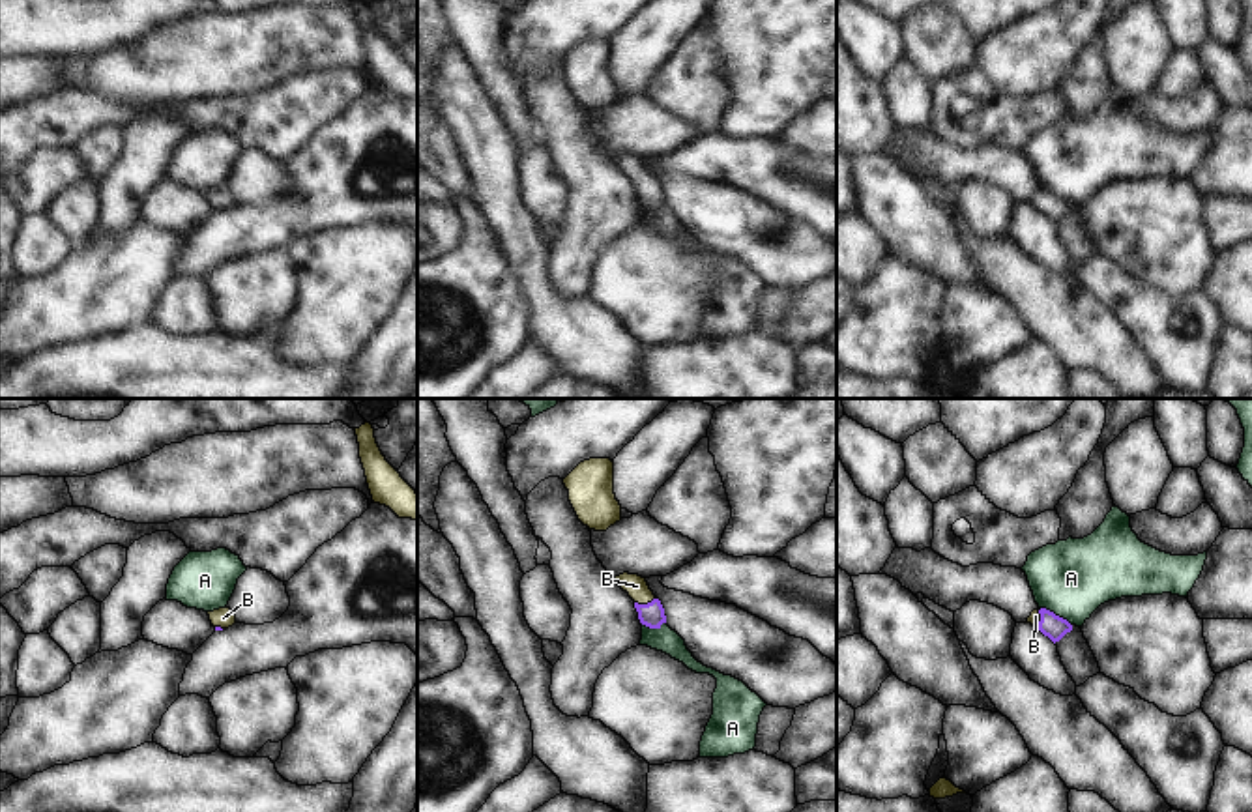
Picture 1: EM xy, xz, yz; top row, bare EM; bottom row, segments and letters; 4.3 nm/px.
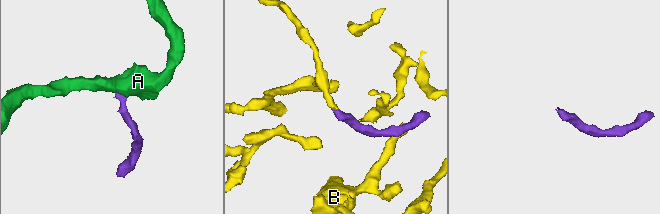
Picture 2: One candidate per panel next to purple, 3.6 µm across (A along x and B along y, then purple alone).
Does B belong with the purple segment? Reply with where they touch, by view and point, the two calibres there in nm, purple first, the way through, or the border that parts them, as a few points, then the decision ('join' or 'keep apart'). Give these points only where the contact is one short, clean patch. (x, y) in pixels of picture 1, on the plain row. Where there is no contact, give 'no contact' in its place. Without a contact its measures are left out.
xz (644, 186) | 110/90 nm | across xz (652, 195), (644, 186), (637, 167) | join

